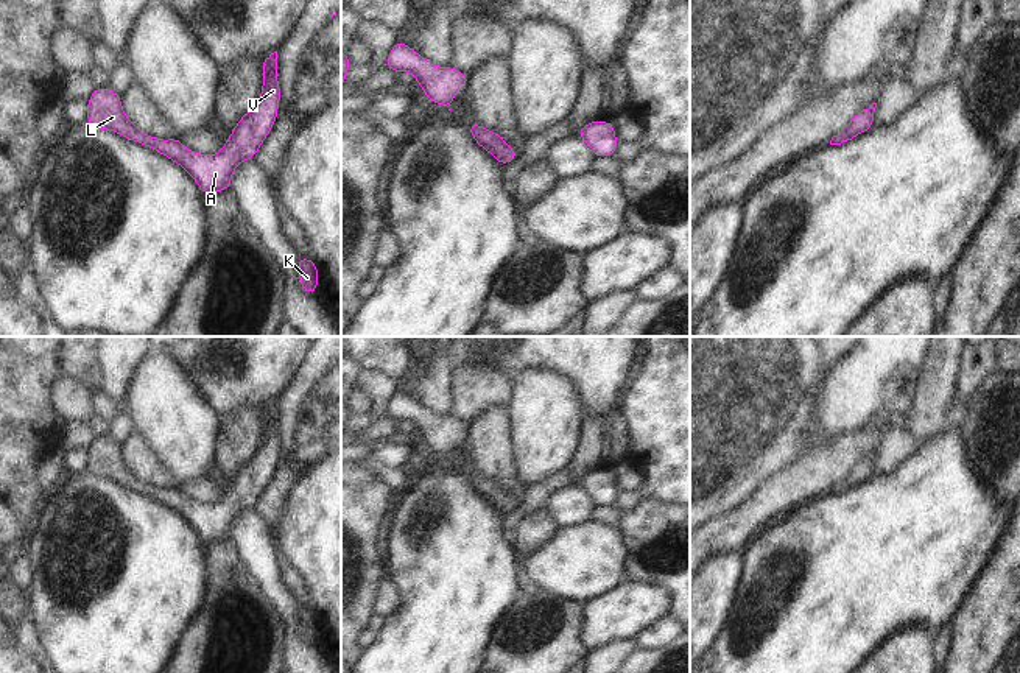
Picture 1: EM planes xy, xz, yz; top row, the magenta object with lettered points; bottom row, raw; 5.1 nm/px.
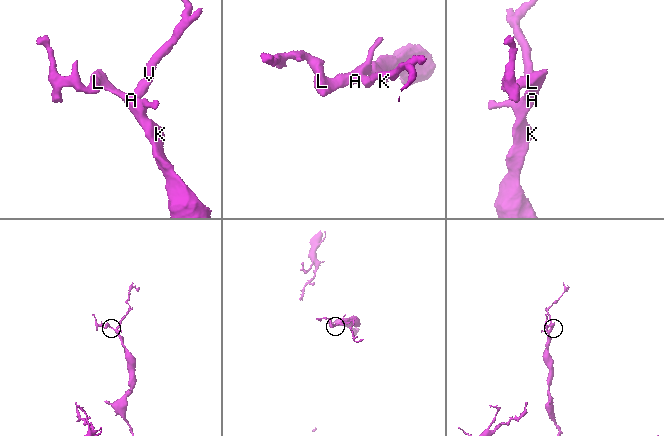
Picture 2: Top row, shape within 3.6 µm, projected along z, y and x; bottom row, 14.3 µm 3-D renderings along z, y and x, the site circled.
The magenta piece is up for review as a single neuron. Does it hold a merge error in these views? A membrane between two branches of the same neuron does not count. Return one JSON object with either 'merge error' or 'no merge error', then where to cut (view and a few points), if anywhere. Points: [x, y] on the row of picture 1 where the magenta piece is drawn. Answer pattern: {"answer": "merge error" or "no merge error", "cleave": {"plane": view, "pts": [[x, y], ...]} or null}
{"answer": "no merge error", "cleave": null}

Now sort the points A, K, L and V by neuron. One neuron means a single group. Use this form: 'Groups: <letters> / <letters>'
Groups: A K L V

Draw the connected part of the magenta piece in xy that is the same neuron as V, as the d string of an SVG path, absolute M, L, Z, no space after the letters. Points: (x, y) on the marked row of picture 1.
M277 51L266 56L262 65L262 97L248 114L241 115L223 150L212 156L188 150L176 137L160 140L143 134L125 114L121 95L107 87L93 89L93 93L87 100L86 123L98 129L118 132L128 140L139 142L171 159L195 179L204 196L220 190L230 190L234 170L241 160L254 159L277 120L280 101Z

